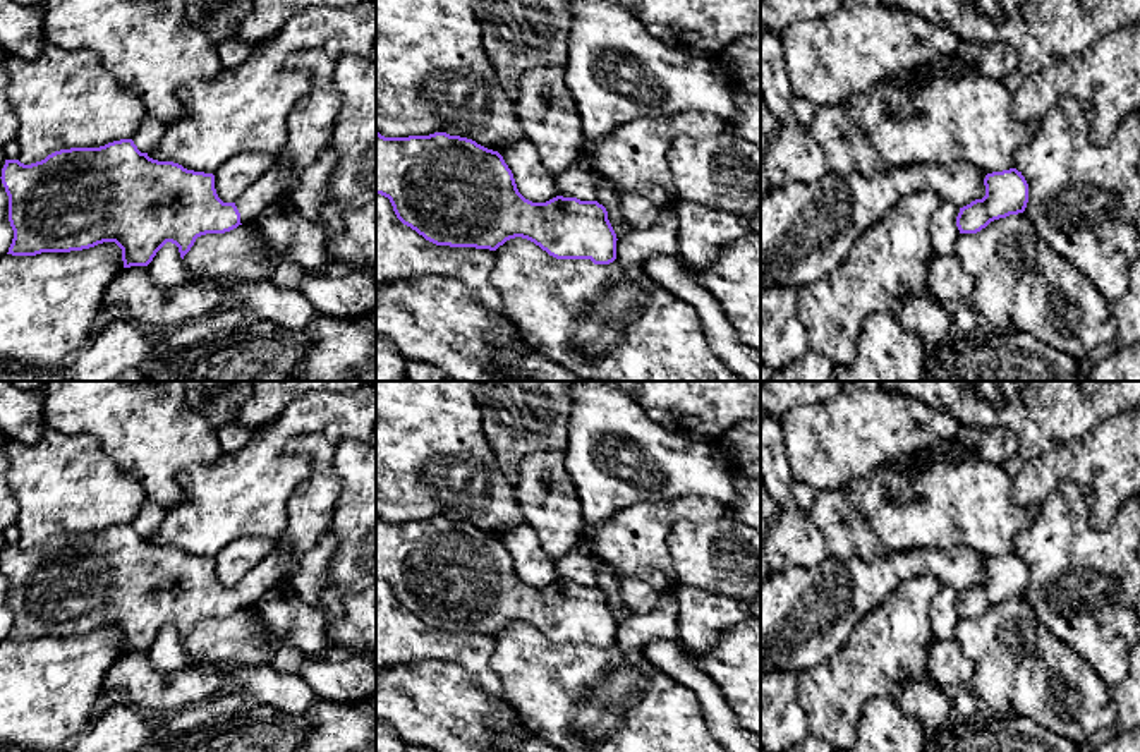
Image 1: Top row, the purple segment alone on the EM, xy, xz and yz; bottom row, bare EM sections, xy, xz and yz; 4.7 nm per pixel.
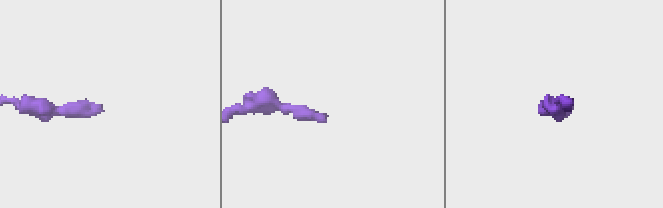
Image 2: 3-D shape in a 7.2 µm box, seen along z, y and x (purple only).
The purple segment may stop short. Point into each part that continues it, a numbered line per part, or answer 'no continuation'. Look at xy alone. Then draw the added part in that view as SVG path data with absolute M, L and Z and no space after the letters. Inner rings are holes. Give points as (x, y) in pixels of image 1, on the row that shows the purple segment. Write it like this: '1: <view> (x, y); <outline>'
1: xy (265, 191); M273 167L235 201L240 213L240 223L256 221L259 215L276 201L282 189L283 173L278 167Z

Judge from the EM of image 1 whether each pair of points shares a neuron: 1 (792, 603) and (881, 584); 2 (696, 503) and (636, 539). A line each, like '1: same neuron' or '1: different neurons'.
1: same neuron
2: same neuron

